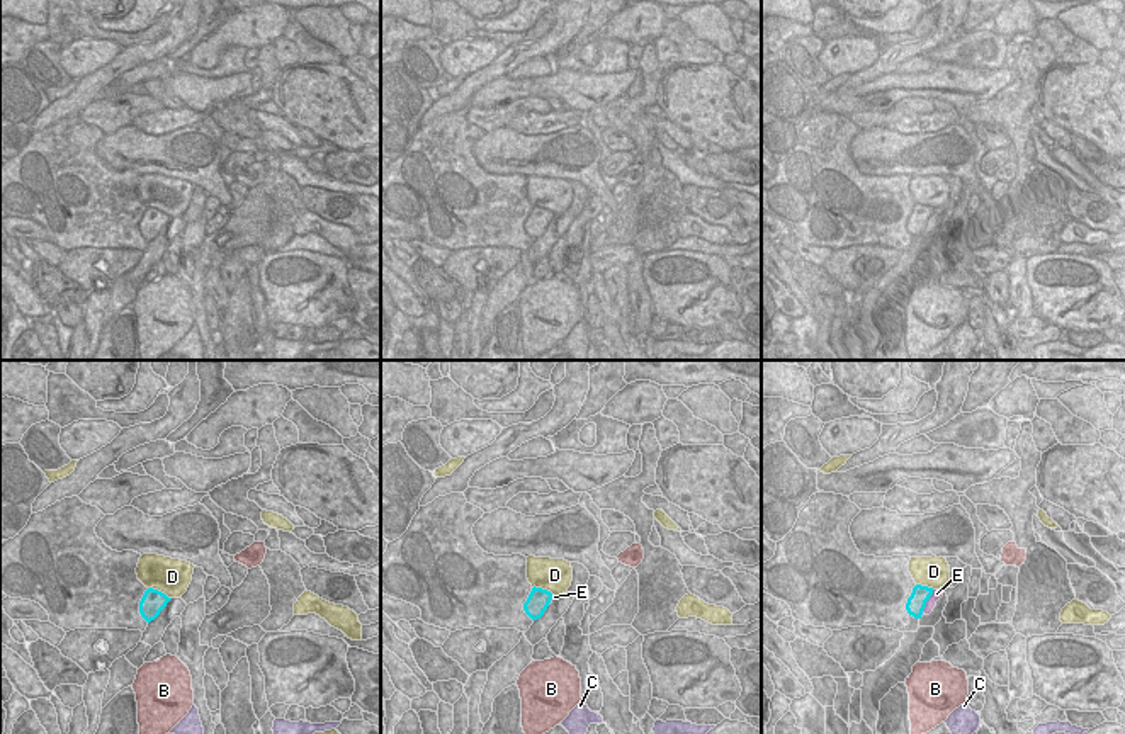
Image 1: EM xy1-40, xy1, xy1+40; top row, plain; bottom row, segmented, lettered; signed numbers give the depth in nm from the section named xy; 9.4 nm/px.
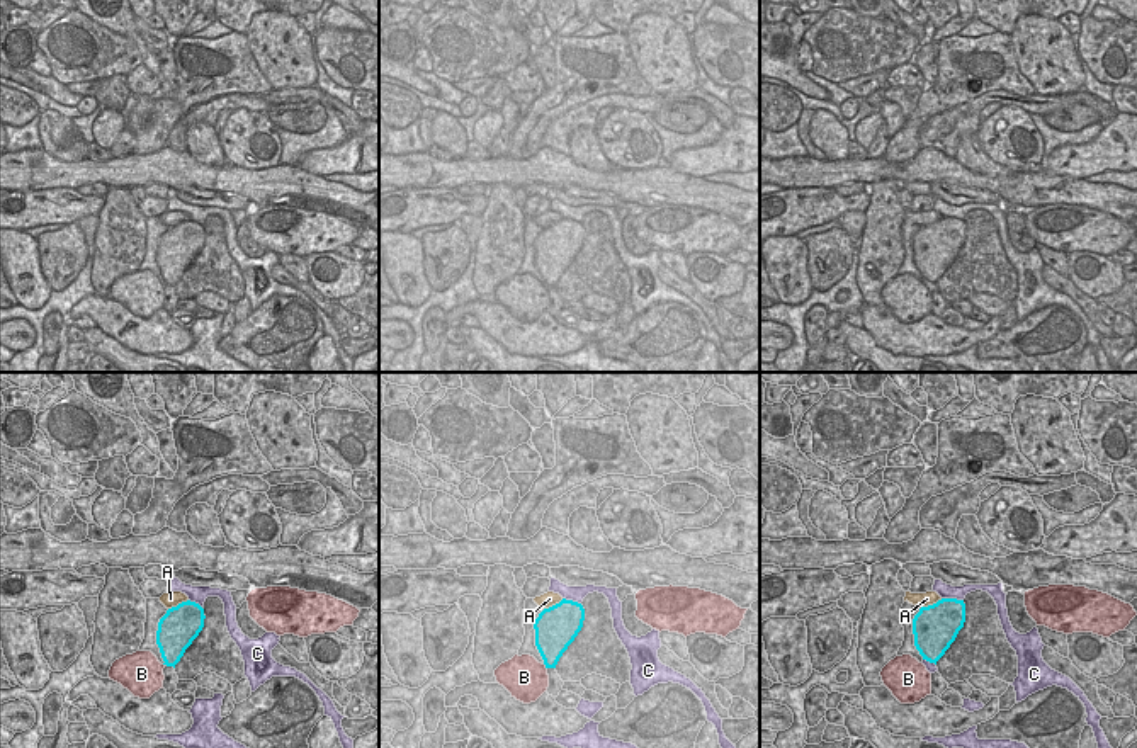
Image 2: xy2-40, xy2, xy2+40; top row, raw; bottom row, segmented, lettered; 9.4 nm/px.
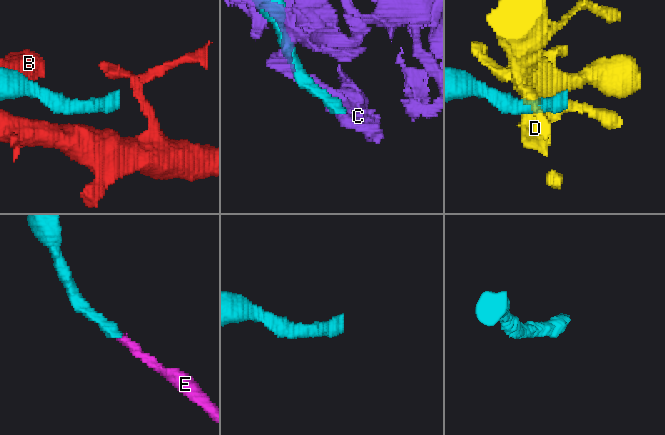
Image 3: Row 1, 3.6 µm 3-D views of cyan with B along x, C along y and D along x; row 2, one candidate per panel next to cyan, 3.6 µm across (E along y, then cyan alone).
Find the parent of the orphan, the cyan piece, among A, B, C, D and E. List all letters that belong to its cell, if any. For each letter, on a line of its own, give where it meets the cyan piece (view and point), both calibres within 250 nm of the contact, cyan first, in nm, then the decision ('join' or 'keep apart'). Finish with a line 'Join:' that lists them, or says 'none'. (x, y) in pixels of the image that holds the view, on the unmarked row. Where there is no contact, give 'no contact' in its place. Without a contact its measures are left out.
A: xy2 (553, 225) | 400/140 nm | keep apart
B: xy2 (546, 286) | 300/400 nm | keep apart
C: xy2+40 (952, 218) | 380/140 nm | keep apart
D: xy1-40 (160, 211) | 220/360 nm | keep apart
E: xy1+40 (925, 223) | 180/90 nm | join
Join: E

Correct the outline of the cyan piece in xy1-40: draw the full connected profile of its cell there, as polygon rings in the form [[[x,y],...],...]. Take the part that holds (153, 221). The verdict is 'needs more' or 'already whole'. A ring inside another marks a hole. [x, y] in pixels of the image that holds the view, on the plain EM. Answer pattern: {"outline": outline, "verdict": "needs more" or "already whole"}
{"outline": [[[148,207],[139,221],[139,233],[150,243],[167,226],[168,217],[165,212]]], "verdict": "already whole"}

